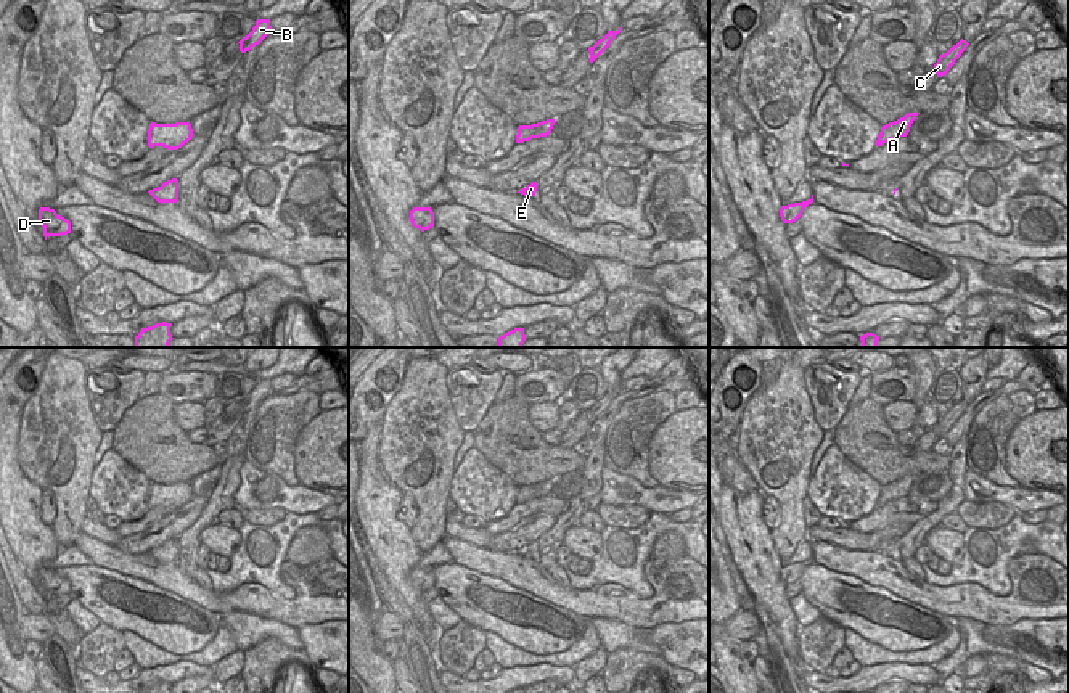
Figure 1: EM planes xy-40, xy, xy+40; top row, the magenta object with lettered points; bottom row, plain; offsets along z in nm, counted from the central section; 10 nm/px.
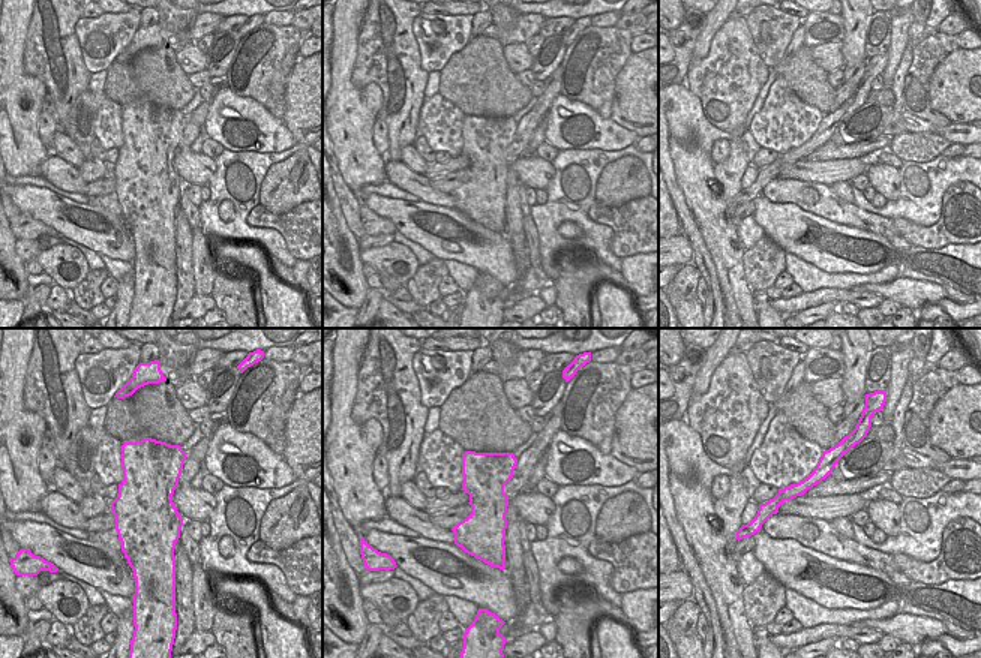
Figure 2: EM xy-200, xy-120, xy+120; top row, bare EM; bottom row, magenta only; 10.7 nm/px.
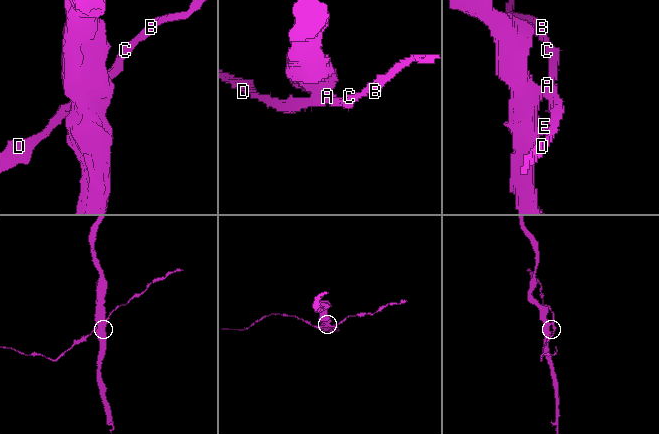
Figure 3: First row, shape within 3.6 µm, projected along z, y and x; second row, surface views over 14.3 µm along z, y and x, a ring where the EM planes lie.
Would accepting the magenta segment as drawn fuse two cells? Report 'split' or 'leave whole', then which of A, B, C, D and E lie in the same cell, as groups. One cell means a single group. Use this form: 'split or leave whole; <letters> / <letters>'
split; A B C D / E

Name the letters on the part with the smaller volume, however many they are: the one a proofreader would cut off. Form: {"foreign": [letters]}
{"foreign": ["A", "B", "C", "D"]}

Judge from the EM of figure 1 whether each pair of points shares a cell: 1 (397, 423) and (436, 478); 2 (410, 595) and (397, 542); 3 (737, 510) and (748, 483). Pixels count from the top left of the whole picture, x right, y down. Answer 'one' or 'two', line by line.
1: one
2: one
3: two

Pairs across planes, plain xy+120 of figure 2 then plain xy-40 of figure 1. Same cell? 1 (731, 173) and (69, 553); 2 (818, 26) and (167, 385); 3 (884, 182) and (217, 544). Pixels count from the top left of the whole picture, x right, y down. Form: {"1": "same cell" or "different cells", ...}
{"1": "different cells", "2": "same cell", "3": "same cell"}

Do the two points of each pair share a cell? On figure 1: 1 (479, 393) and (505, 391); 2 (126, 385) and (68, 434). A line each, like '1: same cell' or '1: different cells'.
1: different cells
2: different cells

